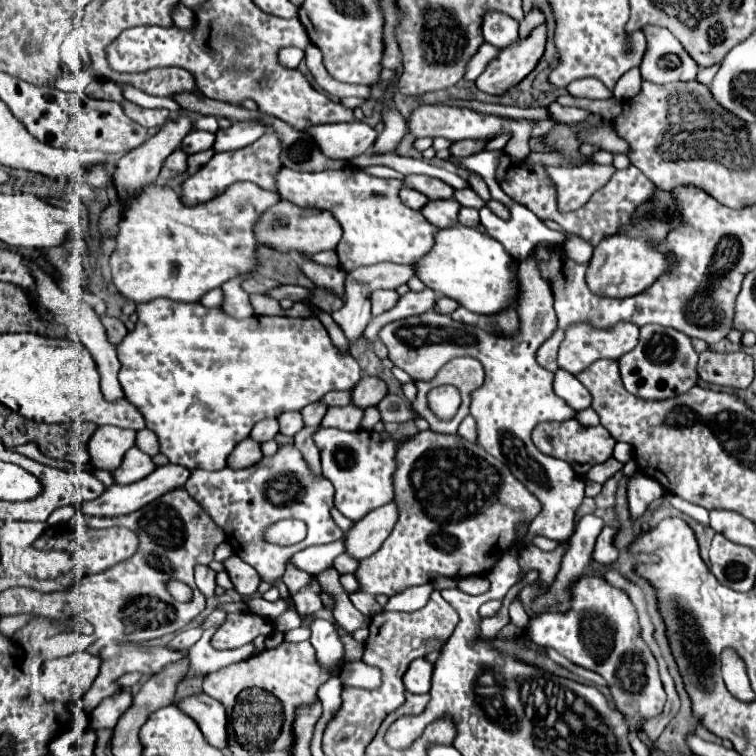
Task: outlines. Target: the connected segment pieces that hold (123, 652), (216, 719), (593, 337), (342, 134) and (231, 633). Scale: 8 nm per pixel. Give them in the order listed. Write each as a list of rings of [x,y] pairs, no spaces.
[[[125,643],[125,645],[107,645],[107,647],[103,647],[99,651],[99,657],[101,657],[101,671],[99,671],[99,677],[97,677],[97,689],[89,689],[83,695],[83,699],[81,699],[81,707],[87,713],[93,711],[101,703],[101,699],[105,699],[105,697],[109,697],[109,695],[119,691],[117,685],[115,685],[117,677],[121,677],[125,673],[135,673],[135,671],[141,673],[141,675],[151,677],[157,671],[161,671],[167,663],[177,661],[179,659],[179,651],[173,651],[169,647],[143,647],[143,645],[129,645],[129,643]]]
[[[205,693],[183,697],[175,703],[181,711],[185,711],[189,717],[193,717],[203,731],[205,739],[217,747],[225,749],[227,745],[227,731],[225,731],[225,707],[215,701],[213,697]]]
[[[587,321],[573,323],[565,329],[565,339],[559,347],[559,367],[569,371],[571,375],[575,375],[597,359],[619,359],[619,357],[623,357],[625,353],[635,349],[637,343],[639,343],[639,327],[631,321],[619,321],[607,329],[597,329]]]
[[[363,121],[315,125],[309,135],[321,145],[321,153],[329,159],[349,161],[363,155],[377,139],[377,131]]]
[[[229,613],[225,623],[215,631],[211,645],[215,649],[237,649],[257,635],[269,635],[273,631],[271,621],[253,613]]]

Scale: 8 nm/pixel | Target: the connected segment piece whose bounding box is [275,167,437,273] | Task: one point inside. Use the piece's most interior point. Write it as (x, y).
(377, 227)

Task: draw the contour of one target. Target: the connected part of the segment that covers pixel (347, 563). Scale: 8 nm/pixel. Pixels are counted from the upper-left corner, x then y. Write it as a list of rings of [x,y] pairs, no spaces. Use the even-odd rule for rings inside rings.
[[[339,555],[335,561],[333,561],[333,567],[339,571],[339,573],[355,573],[355,569],[357,569],[357,561],[355,559],[351,559],[349,555]]]

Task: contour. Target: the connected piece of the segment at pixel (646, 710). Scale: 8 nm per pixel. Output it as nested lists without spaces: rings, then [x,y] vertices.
[[[583,577],[571,589],[573,605],[567,613],[541,615],[529,621],[525,633],[537,645],[553,647],[571,663],[599,673],[611,691],[617,711],[623,713],[629,729],[635,733],[647,719],[661,715],[665,691],[657,673],[657,661],[639,635],[639,623],[629,597],[599,577]]]

